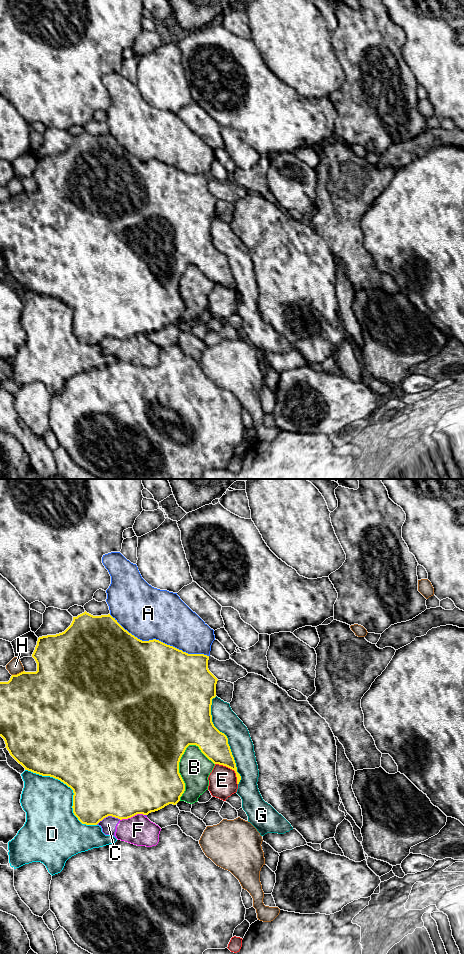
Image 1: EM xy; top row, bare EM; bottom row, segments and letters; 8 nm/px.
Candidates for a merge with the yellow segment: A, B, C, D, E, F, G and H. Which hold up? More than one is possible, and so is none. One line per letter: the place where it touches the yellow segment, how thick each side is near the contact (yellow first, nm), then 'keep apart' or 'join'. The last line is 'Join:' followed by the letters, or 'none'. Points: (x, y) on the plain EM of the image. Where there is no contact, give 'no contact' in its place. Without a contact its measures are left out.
A: contact xy (158, 160); calibres 480 and 420 nm; keep apart
B: contact xy (178, 290); calibres 500 and 260 nm; keep apart
C: contact xy (108, 335); calibres 500 and 120 nm; keep apart
D: contact xy (72, 309); calibres 500 and 380 nm; keep apart
E: contact xy (231, 288); calibres 220 and 220 nm; keep apart
F: contact xy (131, 336); calibres 500 and 240 nm; keep apart
G: contact xy (227, 260); calibres 260 and 190 nm; keep apart
H: contact xy (17, 194); calibres 500 and 120 nm; keep apart
Join: none

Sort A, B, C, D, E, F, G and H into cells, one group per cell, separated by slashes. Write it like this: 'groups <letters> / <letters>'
groups A / B / C F / D / E / G / H

